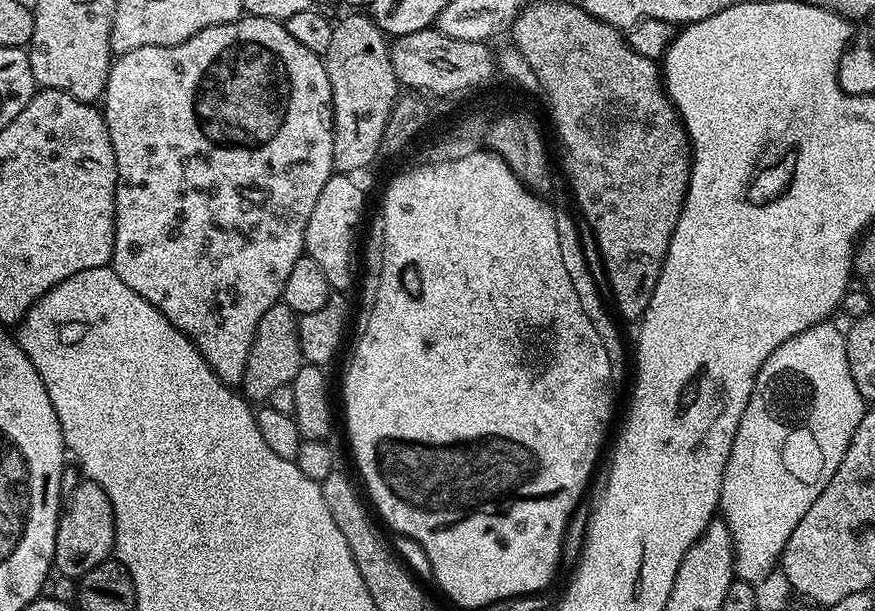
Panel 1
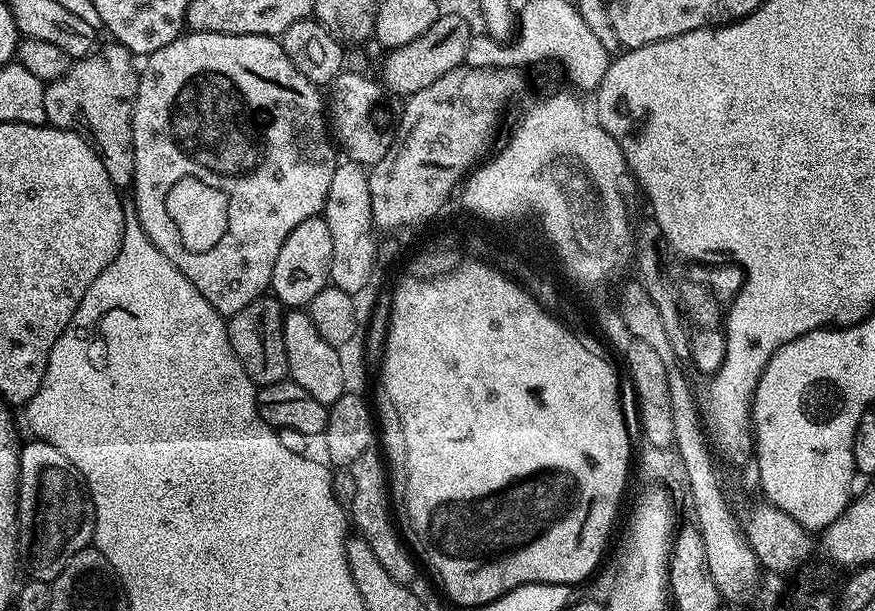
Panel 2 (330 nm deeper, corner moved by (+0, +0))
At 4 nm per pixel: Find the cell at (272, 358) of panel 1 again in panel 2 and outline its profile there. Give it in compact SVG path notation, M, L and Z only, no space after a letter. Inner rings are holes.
M265 294L250 302L250 306L238 310L238 314L227 317L230 346L242 362L248 377L257 386L279 384L288 376L286 342L282 338L285 315L284 305L275 296Z

